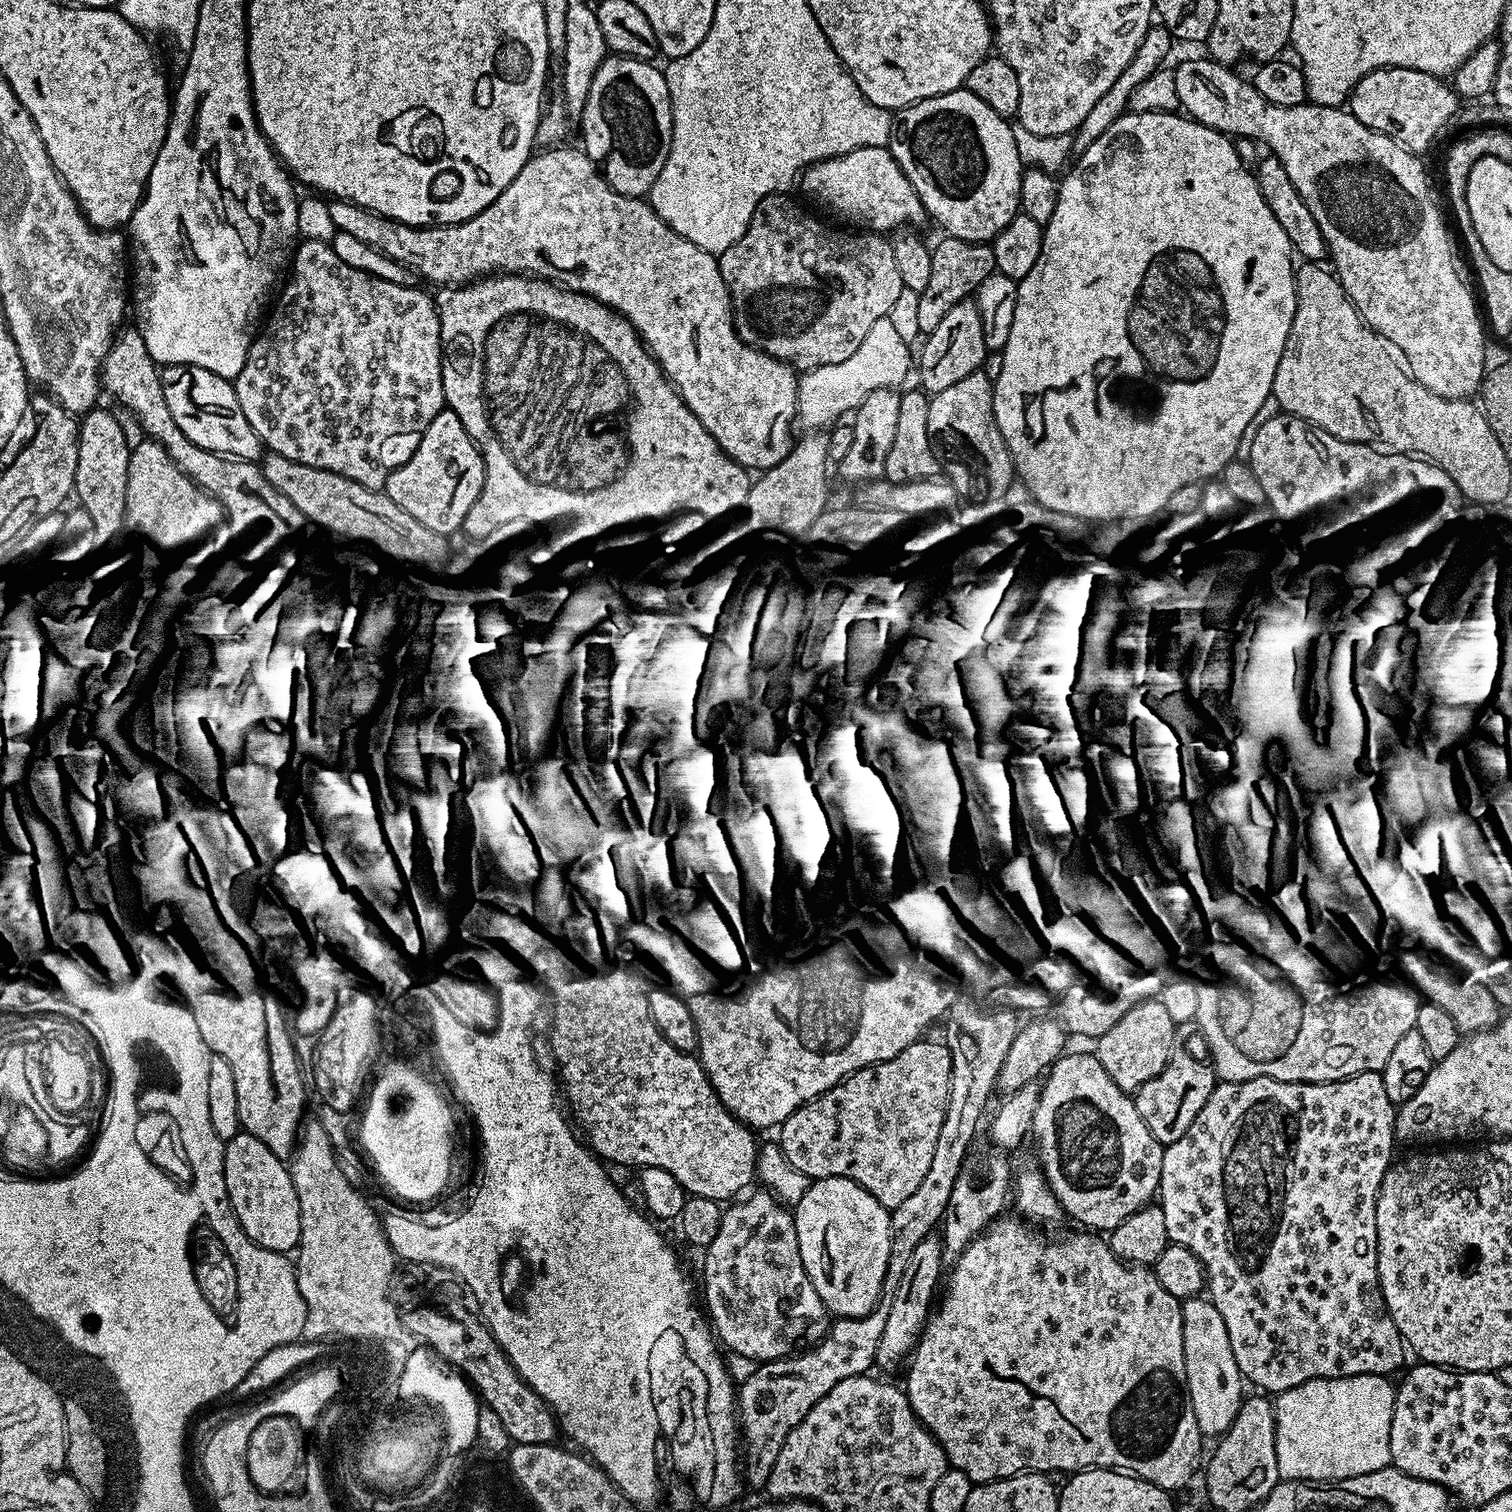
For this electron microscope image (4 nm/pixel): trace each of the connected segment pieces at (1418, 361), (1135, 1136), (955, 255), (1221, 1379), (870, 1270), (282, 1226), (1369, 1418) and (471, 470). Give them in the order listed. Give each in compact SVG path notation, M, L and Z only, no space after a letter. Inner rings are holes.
M1203 58L1204 60L1184 60L1180 65L1175 65L1174 68L1174 84L1178 89L1178 102L1180 103L1180 108L1183 109L1185 113L1191 119L1197 120L1200 124L1205 124L1206 126L1210 126L1214 130L1218 130L1219 132L1224 133L1225 136L1229 138L1236 138L1236 135L1240 136L1249 136L1252 140L1261 140L1262 143L1268 144L1267 151L1271 153L1273 156L1277 156L1280 160L1280 164L1282 166L1286 166L1286 174L1290 174L1290 182L1294 182L1294 186L1298 190L1298 194L1302 194L1302 202L1306 202L1306 206L1310 206L1310 214L1314 214L1314 222L1318 222L1318 230L1322 230L1322 238L1326 242L1326 246L1328 247L1328 256L1330 257L1330 261L1332 260L1331 267L1334 269L1334 275L1337 280L1339 280L1340 285L1344 287L1344 293L1350 298L1350 302L1353 304L1356 309L1359 310L1361 316L1364 317L1364 321L1369 324L1373 330L1382 334L1384 338L1389 340L1390 342L1394 342L1394 346L1397 351L1402 355L1404 362L1408 370L1411 372L1412 376L1422 385L1426 386L1428 390L1433 392L1434 394L1438 394L1444 398L1450 398L1451 400L1467 400L1469 398L1475 397L1480 390L1480 383L1484 380L1484 374L1486 371L1486 363L1484 364L1484 332L1486 336L1486 324L1482 319L1481 309L1478 307L1477 297L1474 295L1472 297L1472 292L1468 289L1468 284L1464 281L1464 276L1460 273L1460 268L1456 265L1456 248L1452 245L1452 236L1448 233L1448 224L1444 221L1444 212L1445 209L1442 207L1440 209L1440 204L1436 201L1436 192L1432 189L1432 184L1428 181L1428 172L1424 169L1424 164L1419 155L1415 152L1410 152L1408 149L1403 148L1401 144L1398 142L1394 142L1390 137L1386 134L1382 134L1381 132L1376 132L1370 126L1362 126L1362 122L1358 122L1358 118L1354 118L1354 114L1351 110L1345 110L1343 107L1339 108L1331 108L1330 106L1322 106L1321 104L1313 104L1311 102L1305 102L1303 104L1299 104L1298 106L1278 106L1274 102L1270 102L1266 98L1262 98L1262 94L1258 94L1258 90L1256 89L1255 83L1251 79L1243 80L1242 77L1239 76L1238 73L1232 72L1233 70L1229 65L1220 64L1216 60L1211 58Z
M1069 1051L1061 1056L1043 1077L1040 1097L1038 1098L1038 1110L1034 1110L1034 1122L1032 1123L1030 1140L1036 1143L1037 1158L1035 1157L1035 1159L1038 1161L1038 1167L1044 1173L1044 1178L1052 1193L1056 1195L1056 1200L1060 1203L1061 1209L1067 1215L1069 1212L1080 1223L1077 1225L1088 1230L1095 1230L1100 1234L1108 1234L1111 1233L1113 1228L1117 1228L1122 1222L1126 1222L1126 1218L1130 1218L1130 1214L1134 1214L1139 1208L1144 1208L1146 1205L1153 1203L1160 1187L1162 1154L1165 1145L1158 1143L1154 1138L1154 1134L1150 1134L1150 1130L1146 1130L1146 1122L1142 1122L1142 1118L1138 1118L1135 1099L1129 1093L1123 1092L1110 1078L1110 1074L1106 1074L1106 1070L1102 1070L1102 1062L1098 1062L1098 1058L1091 1051L1071 1052Z
M945 235L944 240L934 244L932 248L932 261L930 262L930 282L926 290L922 290L915 297L916 323L915 330L933 332L950 314L950 309L958 306L958 302L969 299L975 293L976 287L984 281L991 272L996 271L992 245L978 240L959 240L953 236Z
M1189 1298L1181 1303L1180 1309L1184 1323L1184 1361L1186 1362L1188 1397L1194 1406L1194 1414L1198 1418L1201 1433L1205 1437L1219 1438L1234 1422L1242 1399L1242 1393L1240 1393L1242 1377L1238 1370L1238 1362L1234 1362L1234 1354L1230 1350L1230 1334L1226 1334L1226 1322L1222 1322L1222 1314L1218 1314L1211 1299Z
M826 1178L812 1180L806 1194L794 1205L794 1219L798 1234L798 1254L802 1254L802 1266L818 1290L824 1307L833 1317L858 1319L870 1314L880 1301L884 1291L884 1279L890 1262L890 1242L892 1221L889 1209L886 1209L869 1194L865 1188L846 1178Z
M241 1130L224 1145L224 1177L232 1213L238 1218L244 1233L266 1250L274 1250L281 1254L291 1253L300 1243L300 1207L289 1165L281 1157L275 1156L270 1146L266 1146L266 1142Z
M1358 1374L1346 1378L1318 1378L1302 1382L1302 1386L1294 1386L1290 1390L1279 1393L1275 1397L1276 1410L1276 1453L1278 1454L1278 1470L1281 1481L1307 1480L1309 1482L1331 1482L1333 1480L1345 1480L1351 1476L1370 1474L1374 1470L1382 1470L1389 1467L1392 1462L1390 1454L1390 1422L1394 1414L1394 1402L1396 1401L1396 1388L1391 1384L1388 1376L1375 1376L1374 1374Z
M451 410L439 412L426 426L414 454L405 464L398 466L388 475L383 491L406 514L418 518L422 526L438 530L438 534L451 537L464 527L466 514L484 488L484 460L476 443L466 434L466 426Z

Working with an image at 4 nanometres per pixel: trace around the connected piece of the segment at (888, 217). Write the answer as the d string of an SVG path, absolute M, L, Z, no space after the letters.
M866 146L858 150L850 150L845 156L835 156L829 160L820 160L817 164L811 164L799 177L798 188L801 188L806 195L813 196L826 211L837 212L845 220L843 221L845 225L856 230L871 229L877 234L892 234L901 226L916 226L912 224L918 223L922 218L925 219L926 216L924 203L918 198L902 166L898 166L898 162L887 147Z

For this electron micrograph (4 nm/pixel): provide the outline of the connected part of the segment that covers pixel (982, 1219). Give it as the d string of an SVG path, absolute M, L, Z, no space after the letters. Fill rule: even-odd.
M991 1150L992 1152L970 1154L960 1166L960 1173L954 1182L954 1190L950 1190L950 1202L944 1211L944 1219L938 1228L938 1235L943 1241L943 1259L955 1262L982 1233L988 1229L989 1224L1001 1215L1004 1203L1010 1200L1010 1168L1008 1172L1008 1160L1003 1151Z

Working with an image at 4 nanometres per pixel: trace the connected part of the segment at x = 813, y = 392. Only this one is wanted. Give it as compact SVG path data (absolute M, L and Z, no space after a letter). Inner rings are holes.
M891 315L878 318L878 322L870 326L866 338L862 338L862 346L858 346L858 350L850 354L850 358L799 373L796 419L801 425L805 424L805 429L835 425L841 418L847 417L844 416L847 412L848 415L855 413L866 394L874 394L874 390L883 388L896 388L907 378L908 371L913 371L905 333L900 333L899 326L892 319Z

